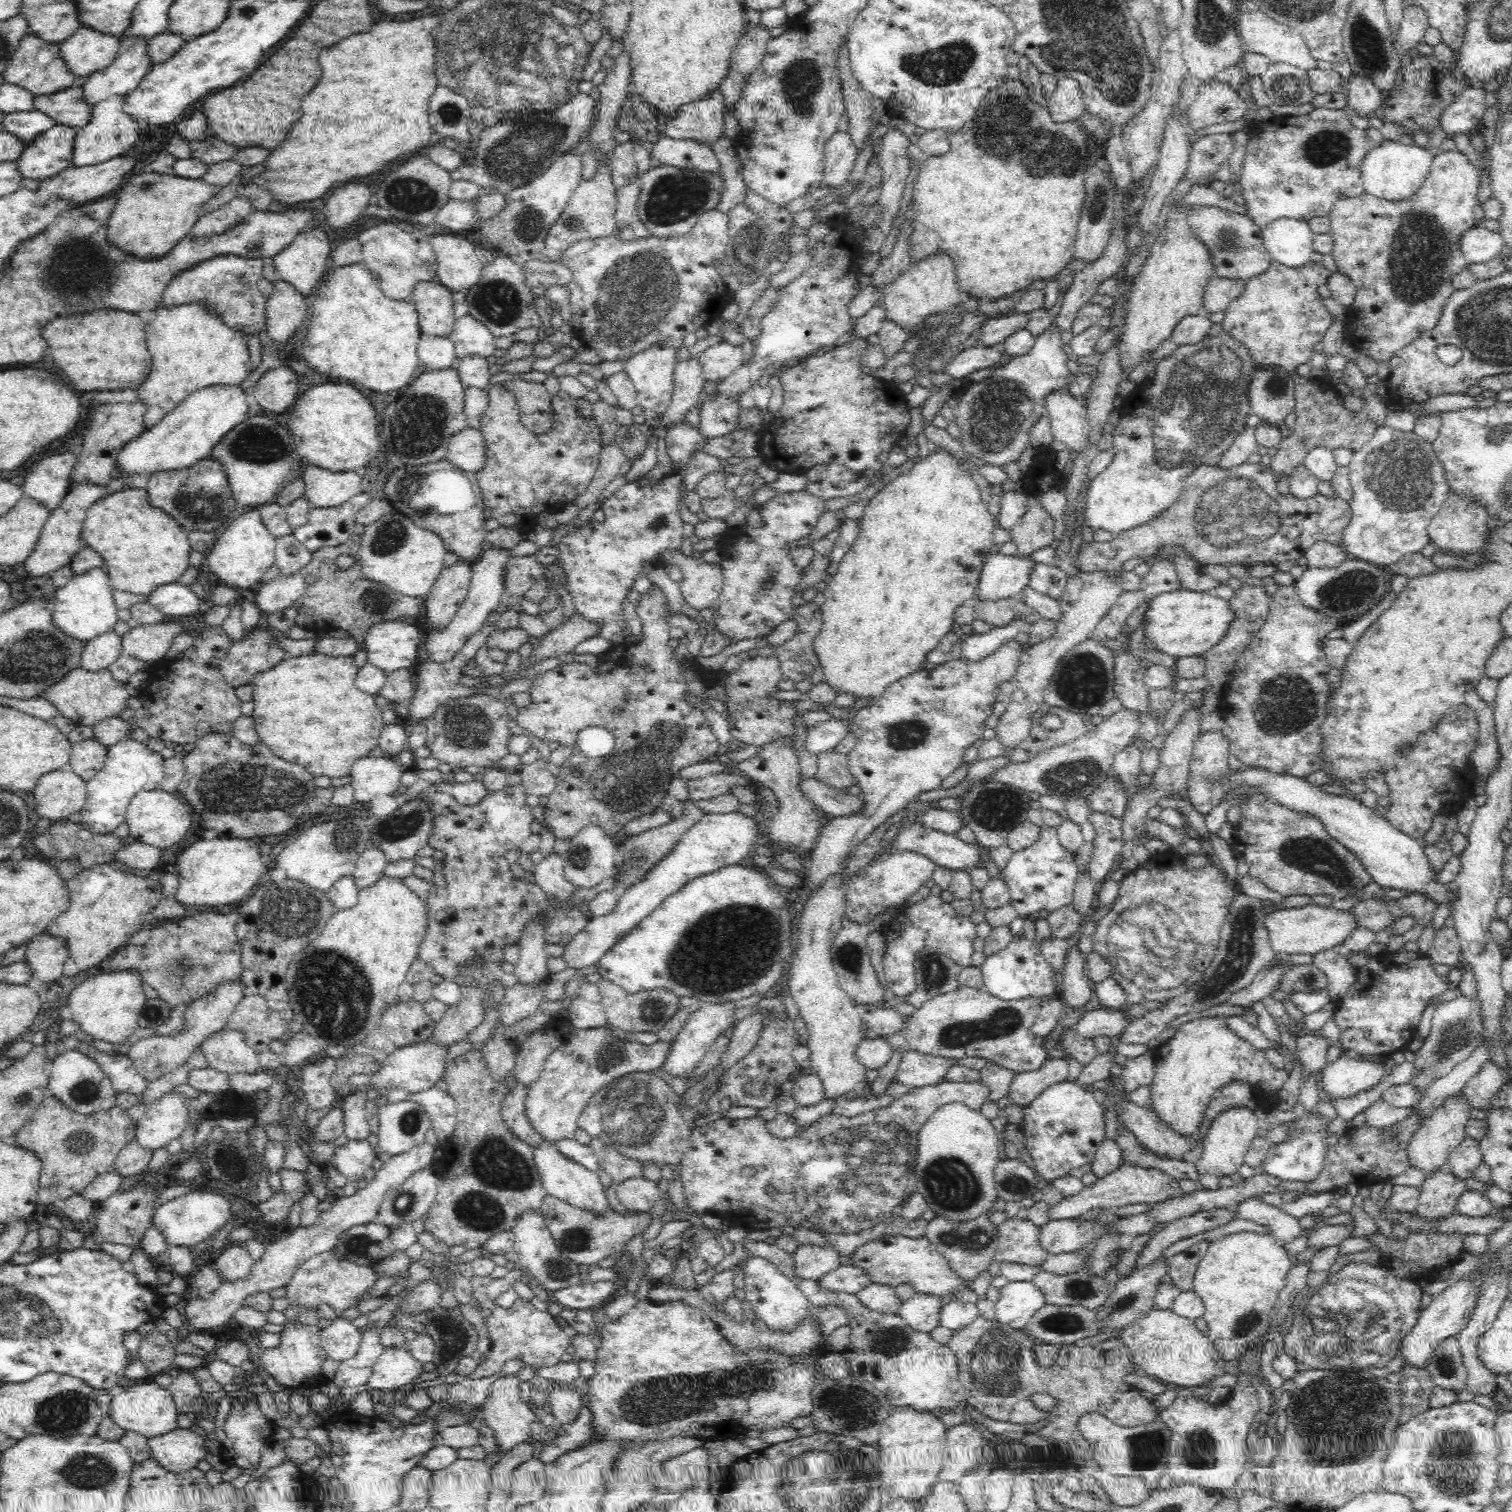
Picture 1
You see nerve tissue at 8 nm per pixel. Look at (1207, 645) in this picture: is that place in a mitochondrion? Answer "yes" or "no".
no

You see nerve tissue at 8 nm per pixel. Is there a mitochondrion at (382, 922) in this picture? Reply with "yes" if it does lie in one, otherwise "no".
no

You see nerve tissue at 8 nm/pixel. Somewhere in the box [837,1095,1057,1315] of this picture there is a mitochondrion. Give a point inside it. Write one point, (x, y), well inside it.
(950, 1183)

